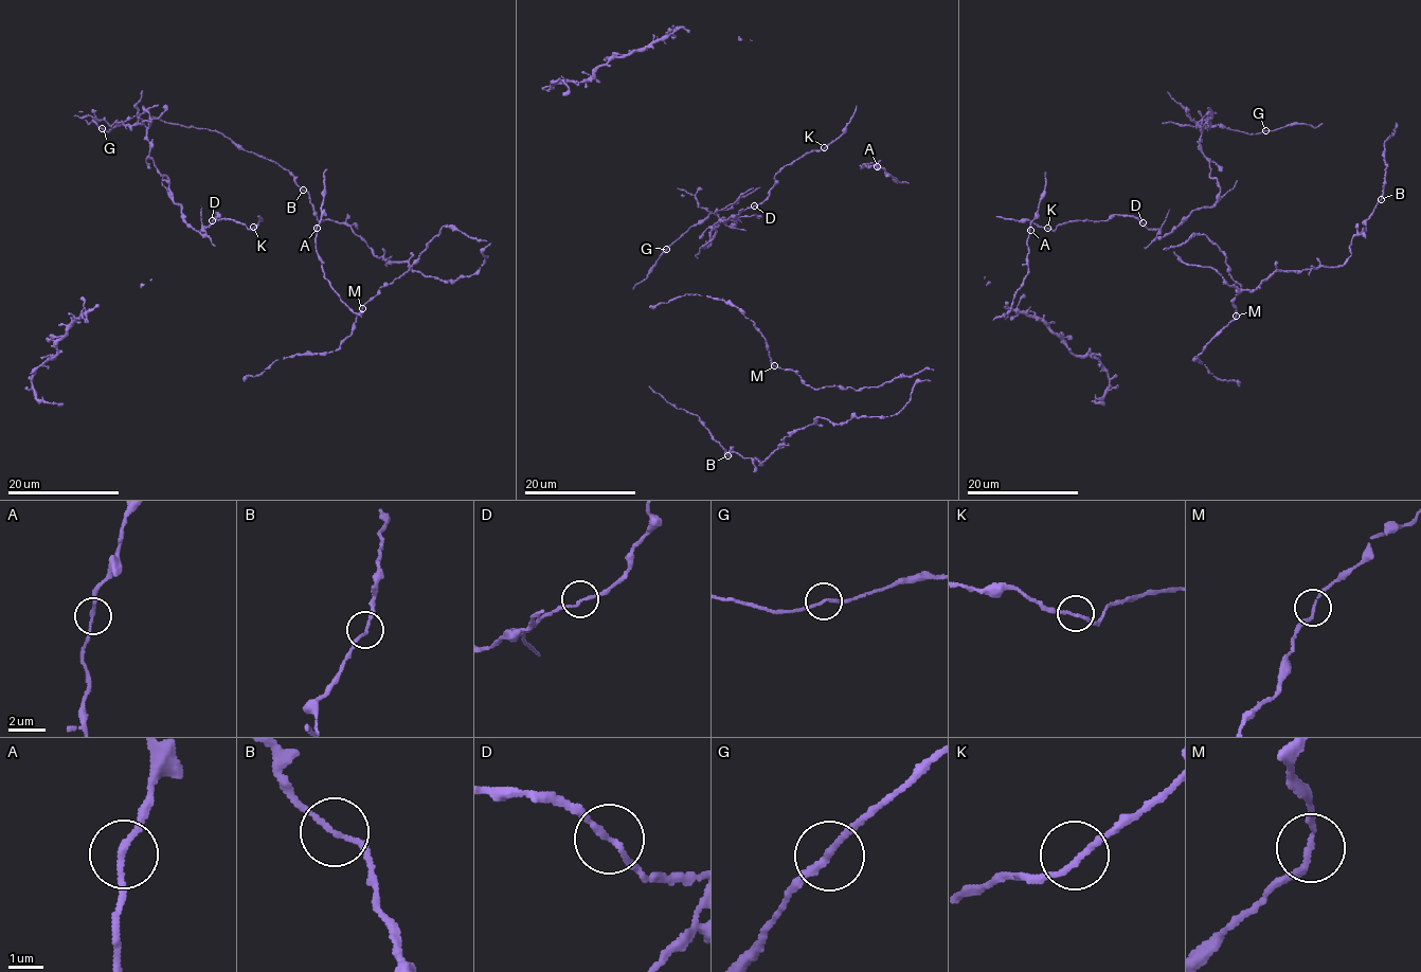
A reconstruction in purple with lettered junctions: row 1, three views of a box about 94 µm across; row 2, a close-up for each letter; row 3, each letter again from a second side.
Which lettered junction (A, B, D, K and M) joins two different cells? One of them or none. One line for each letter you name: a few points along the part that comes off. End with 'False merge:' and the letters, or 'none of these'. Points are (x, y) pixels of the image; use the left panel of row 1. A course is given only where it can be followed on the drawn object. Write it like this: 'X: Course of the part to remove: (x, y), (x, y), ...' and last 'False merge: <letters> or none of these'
D: Course of the part to remove: (211, 220), (200, 234), (183, 218), (169, 181), (150, 157), (146, 111), (108, 131), (85, 120)
False merge: D

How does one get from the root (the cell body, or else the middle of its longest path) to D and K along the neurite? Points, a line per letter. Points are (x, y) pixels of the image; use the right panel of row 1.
D: (1210, 114), (1202, 121), (1200, 143), (1210, 177), (1217, 181), (1217, 202), (1197, 208), (1163, 236), (1143, 222)
K: (1210, 114), (1202, 121), (1200, 143), (1219, 188), (1212, 206), (1197, 208), (1163, 236), (1116, 214), (1047, 228)

